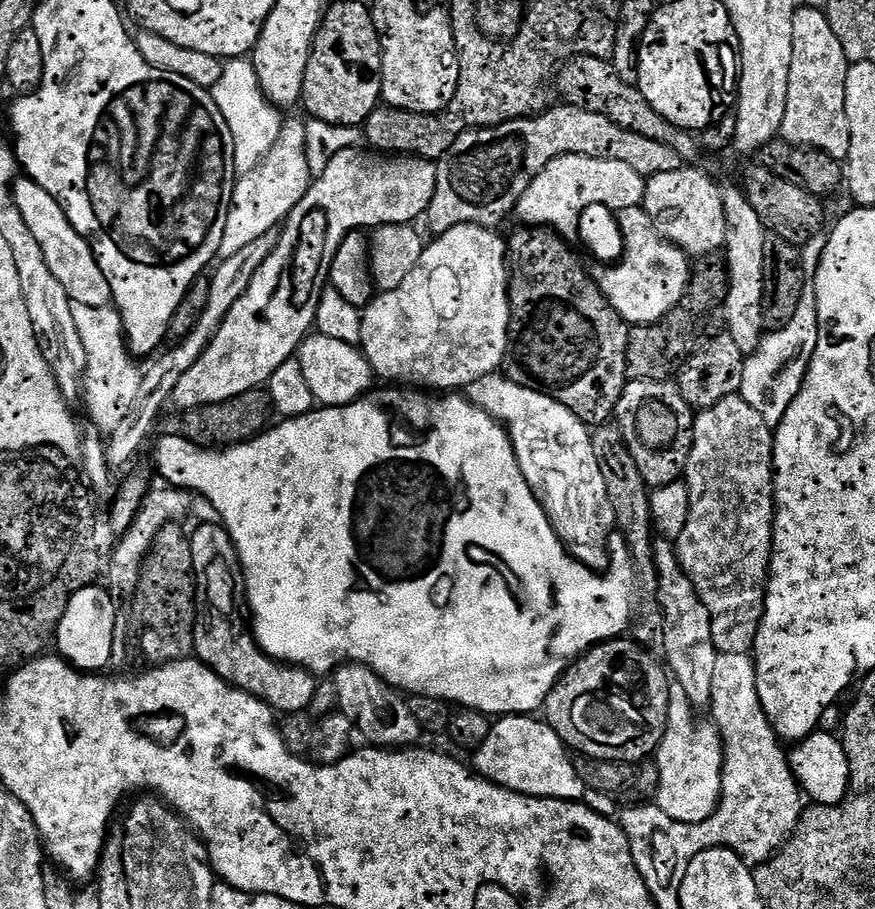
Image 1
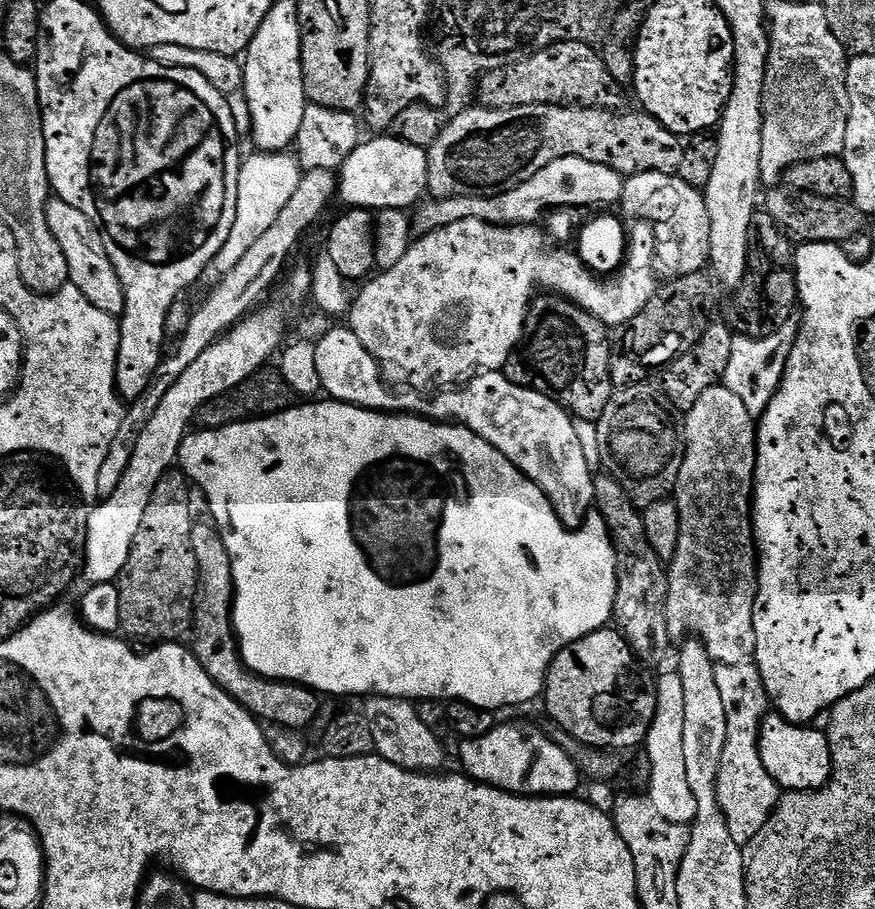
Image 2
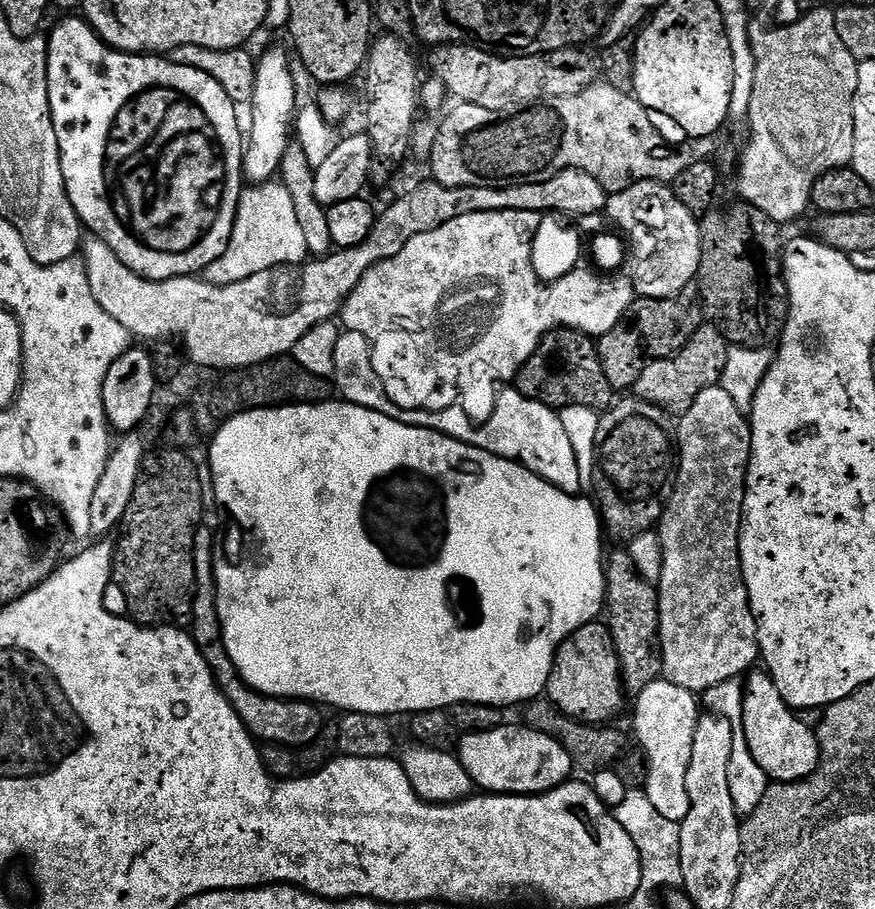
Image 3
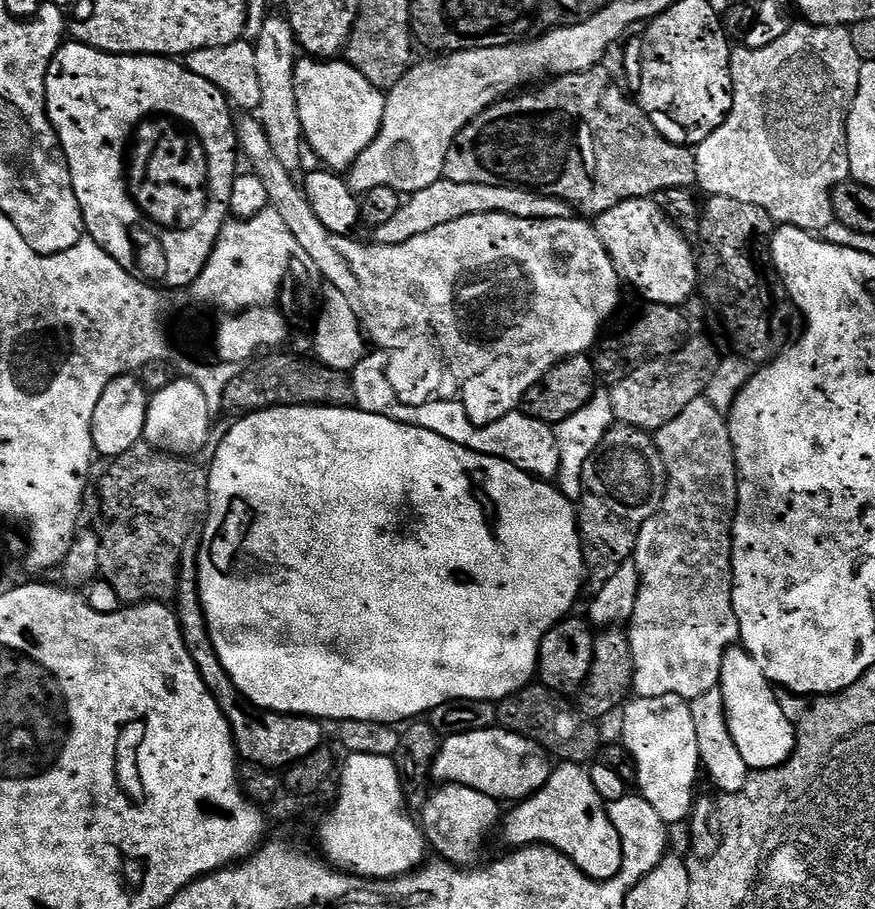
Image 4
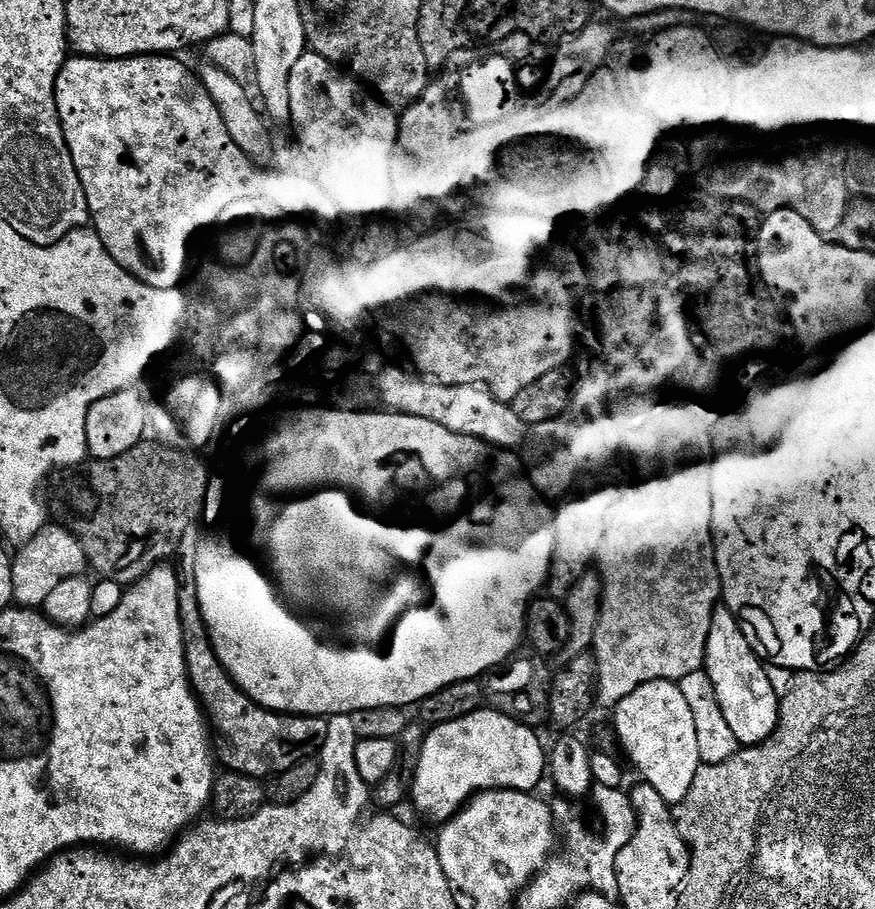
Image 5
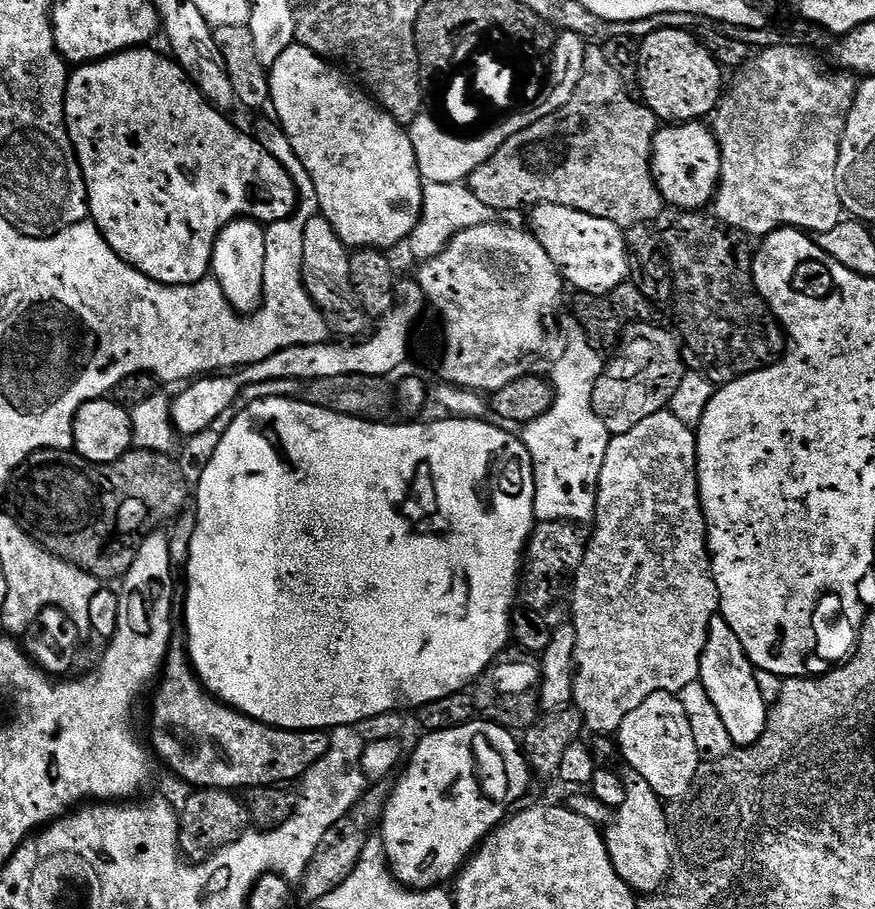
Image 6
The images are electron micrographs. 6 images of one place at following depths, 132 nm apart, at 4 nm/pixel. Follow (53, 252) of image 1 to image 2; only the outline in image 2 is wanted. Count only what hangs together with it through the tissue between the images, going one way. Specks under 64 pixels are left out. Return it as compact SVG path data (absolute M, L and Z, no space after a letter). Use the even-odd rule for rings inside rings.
M52 198L48 202L48 225L54 238L58 238L58 246L62 246L62 254L66 254L71 287L82 290L82 294L90 298L90 302L98 310L117 318L123 316L122 282L110 262L110 254L106 254L105 237L92 225L90 218L86 218L82 210L74 210L74 206L64 200Z

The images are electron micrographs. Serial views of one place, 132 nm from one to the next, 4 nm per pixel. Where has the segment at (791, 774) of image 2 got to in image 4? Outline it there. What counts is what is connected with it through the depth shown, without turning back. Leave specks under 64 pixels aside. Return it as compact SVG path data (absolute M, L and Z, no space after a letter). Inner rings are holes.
M733 646L728 649L718 687L724 696L730 732L734 734L734 742L738 750L742 750L742 758L746 758L749 769L763 770L782 766L796 750L797 725L788 721L776 697L777 689L766 678L762 666L758 666L747 648Z

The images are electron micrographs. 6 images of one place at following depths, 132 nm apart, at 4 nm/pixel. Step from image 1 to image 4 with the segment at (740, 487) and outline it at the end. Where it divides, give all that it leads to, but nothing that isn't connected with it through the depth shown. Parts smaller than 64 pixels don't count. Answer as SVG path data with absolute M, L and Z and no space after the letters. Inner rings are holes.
M701 398L690 402L674 422L666 422L666 426L655 429L654 439L658 450L664 456L664 464L668 468L668 485L664 501L660 509L648 519L646 526L638 534L638 542L634 553L636 573L640 575L640 582L636 589L636 604L632 608L630 625L632 624L630 639L632 642L632 659L635 662L636 674L632 684L632 692L639 698L662 698L663 696L681 696L683 700L691 702L706 690L714 690L720 682L722 664L728 653L740 640L740 623L734 610L732 601L732 527L736 521L736 503L738 502L738 486L740 475L736 469L736 450L732 444L731 430L728 428L728 416L721 409L716 408L708 398Z

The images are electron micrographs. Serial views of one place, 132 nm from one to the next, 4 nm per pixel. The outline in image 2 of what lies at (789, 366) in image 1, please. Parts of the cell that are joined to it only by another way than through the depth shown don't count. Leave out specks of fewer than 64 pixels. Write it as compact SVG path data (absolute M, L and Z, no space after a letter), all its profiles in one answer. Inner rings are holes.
M797 312L787 320L785 326L762 339L754 339L747 334L733 335L730 361L726 366L722 384L732 394L737 394L738 398L742 399L753 419L759 419L764 415L774 394L780 388L780 383L784 379L786 362L789 361L790 351L793 350L794 342L797 341L800 328L801 316Z

